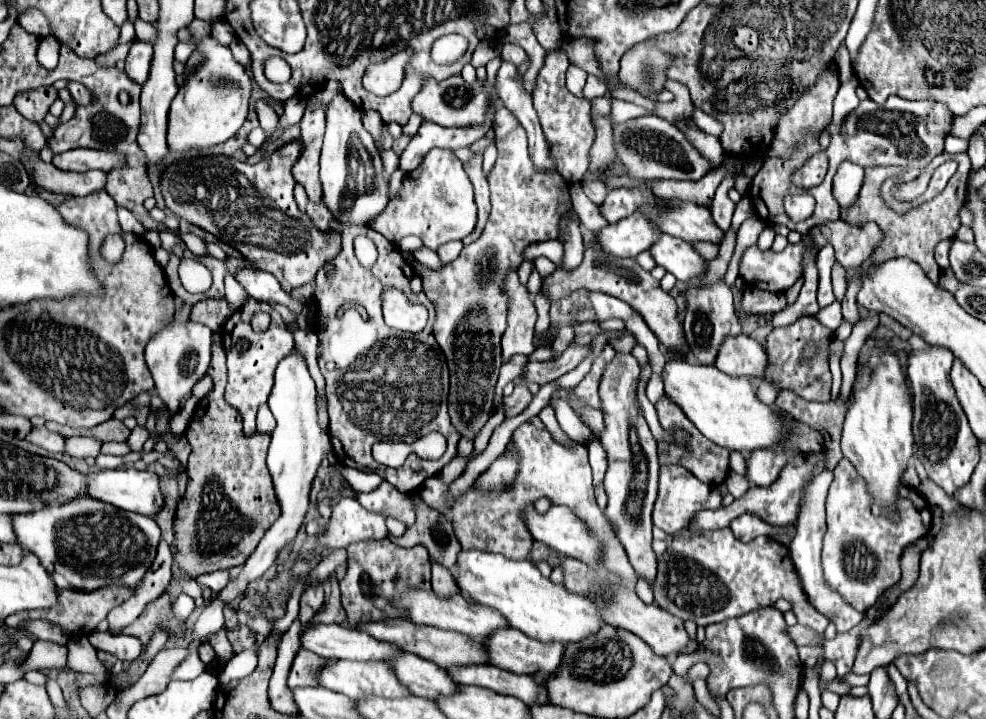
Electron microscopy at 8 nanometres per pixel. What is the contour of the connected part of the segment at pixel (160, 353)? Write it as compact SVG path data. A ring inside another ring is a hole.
M172 318L162 328L162 332L152 336L152 340L146 346L146 364L154 376L158 396L168 406L178 404L182 396L190 394L192 386L206 374L210 366L210 344L212 344L212 330L194 320Z

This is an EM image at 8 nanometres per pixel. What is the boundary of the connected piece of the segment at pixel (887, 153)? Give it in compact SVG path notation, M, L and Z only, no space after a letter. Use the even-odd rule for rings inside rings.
M890 96L884 104L876 104L870 98L864 100L864 102L860 102L858 108L852 110L842 120L842 124L828 122L828 126L824 126L824 130L822 130L822 132L830 134L830 152L828 152L830 168L828 168L828 174L826 174L826 178L824 178L822 184L818 184L818 186L810 188L810 190L804 190L806 194L814 196L814 200L816 200L816 210L814 210L814 214L810 218L806 218L802 222L792 222L786 216L786 212L784 212L782 198L786 194L802 194L800 188L794 188L790 184L790 174L814 150L818 150L818 138L820 136L806 134L804 140L794 148L792 156L786 158L786 160L766 158L764 166L760 168L758 176L754 178L754 186L760 192L758 196L760 196L766 212L768 212L768 216L764 216L764 220L770 222L770 224L784 224L790 230L796 230L800 234L806 234L810 228L820 226L820 224L824 224L828 220L838 220L840 206L836 204L836 198L832 196L832 178L836 174L836 168L844 160L852 160L854 164L862 164L862 166L906 166L910 170L908 174L912 174L912 178L916 178L920 174L920 170L934 156L938 156L942 152L942 144L944 144L944 138L946 138L946 132L948 132L950 124L952 124L950 110L944 104L938 104L938 102L926 102L926 100L922 100L922 102L910 102L910 100L904 100L904 98L898 98L898 96ZM774 166L778 166L778 168L774 168ZM774 170L784 170L784 174L780 176L782 184L764 184L764 182L768 182L768 180L774 178L774 176L770 176Z

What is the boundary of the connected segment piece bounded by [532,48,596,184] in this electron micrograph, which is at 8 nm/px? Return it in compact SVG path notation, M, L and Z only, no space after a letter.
M562 48L548 52L544 58L544 66L538 72L532 100L534 100L534 108L540 118L546 142L550 144L550 154L556 160L558 172L564 176L566 182L578 184L584 172L588 170L588 152L596 140L596 130L594 130L592 116L590 116L590 108L592 108L590 100L578 98L566 88L564 74L566 74L568 64L570 64L568 56Z

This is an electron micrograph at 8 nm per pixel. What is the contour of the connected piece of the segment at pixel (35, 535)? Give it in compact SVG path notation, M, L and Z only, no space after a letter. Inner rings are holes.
M78 496L64 504L50 504L30 514L12 514L12 528L16 532L16 542L38 556L40 564L54 578L56 586L74 590L96 590L110 584L134 588L152 566L160 540L160 528L152 516L134 514L120 508L114 510L112 504L90 496Z

